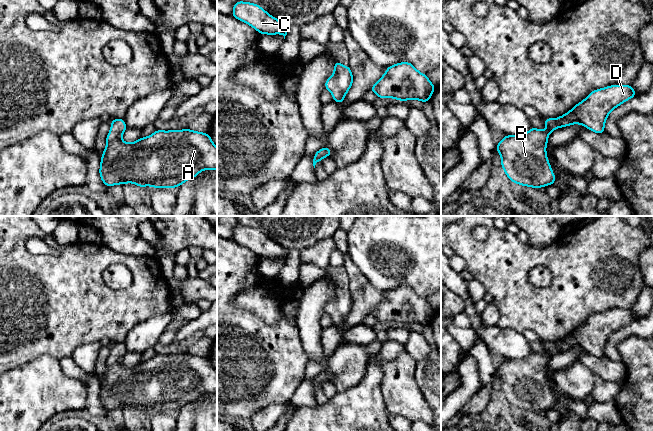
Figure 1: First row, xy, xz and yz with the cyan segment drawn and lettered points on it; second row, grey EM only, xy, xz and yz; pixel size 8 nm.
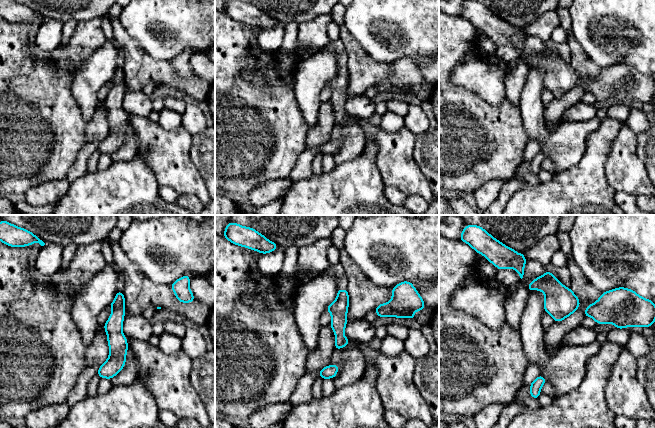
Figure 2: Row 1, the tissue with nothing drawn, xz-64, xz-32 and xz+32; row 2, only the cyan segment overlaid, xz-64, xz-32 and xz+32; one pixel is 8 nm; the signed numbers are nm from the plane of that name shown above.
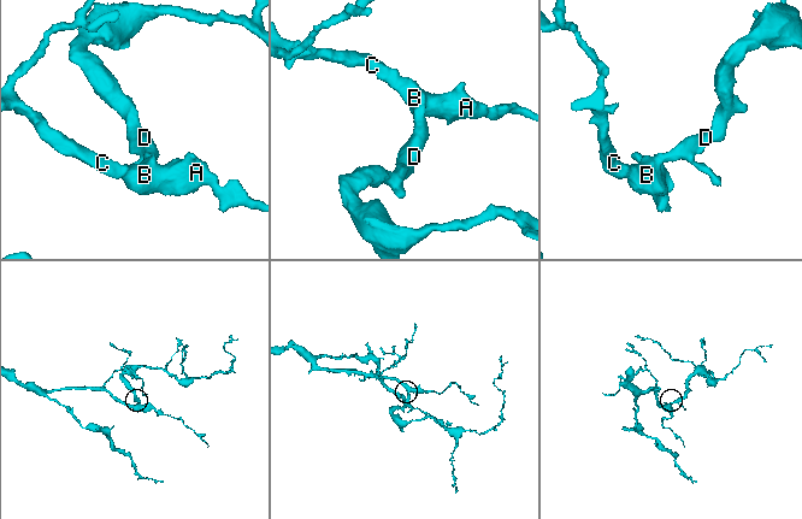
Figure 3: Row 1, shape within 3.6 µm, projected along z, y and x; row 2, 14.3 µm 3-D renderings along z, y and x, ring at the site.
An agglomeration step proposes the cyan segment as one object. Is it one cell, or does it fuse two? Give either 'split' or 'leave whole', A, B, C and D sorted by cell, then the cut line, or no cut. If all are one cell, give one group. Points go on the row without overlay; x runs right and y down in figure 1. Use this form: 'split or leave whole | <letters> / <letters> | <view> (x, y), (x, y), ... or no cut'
leave whole | A B C D | no cut

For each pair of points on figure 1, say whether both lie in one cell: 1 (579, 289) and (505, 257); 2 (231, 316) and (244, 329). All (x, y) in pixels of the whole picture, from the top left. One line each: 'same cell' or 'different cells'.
1: same cell
2: same cell

